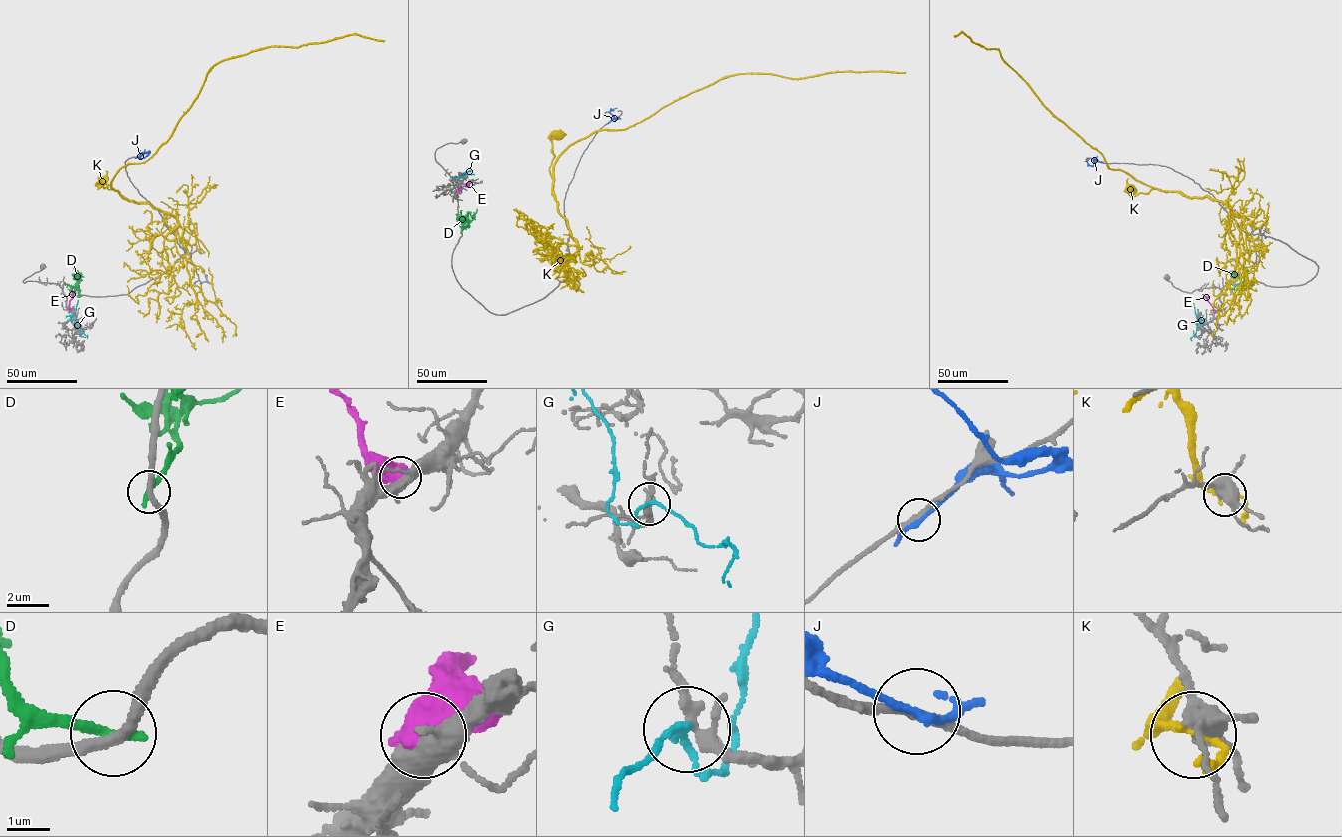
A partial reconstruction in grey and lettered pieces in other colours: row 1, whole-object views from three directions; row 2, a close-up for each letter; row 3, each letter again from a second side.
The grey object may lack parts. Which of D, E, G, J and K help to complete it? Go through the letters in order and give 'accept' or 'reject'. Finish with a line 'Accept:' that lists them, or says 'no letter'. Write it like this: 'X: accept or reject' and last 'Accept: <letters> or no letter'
D: reject
E: reject
G: reject
J: reject
K: reject
Accept: no letter

